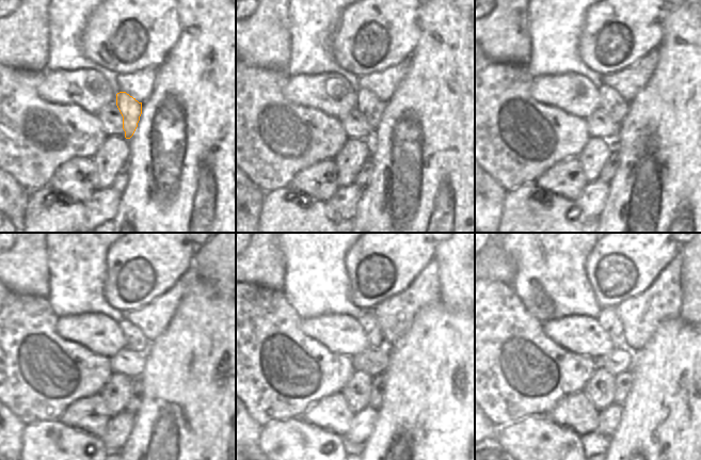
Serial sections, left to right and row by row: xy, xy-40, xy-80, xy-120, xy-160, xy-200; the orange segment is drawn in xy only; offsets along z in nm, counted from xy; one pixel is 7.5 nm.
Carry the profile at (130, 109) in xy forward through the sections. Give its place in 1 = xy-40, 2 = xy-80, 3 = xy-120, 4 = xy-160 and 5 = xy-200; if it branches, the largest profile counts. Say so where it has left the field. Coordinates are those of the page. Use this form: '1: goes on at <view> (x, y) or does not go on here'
1: goes on at xy-40 (368, 105)
2: goes on at xy-80 (611, 102)
3: goes on at xy-120 (136, 340)
4: goes on at xy-160 (367, 320)
5: goes on at xy-200 (608, 318)

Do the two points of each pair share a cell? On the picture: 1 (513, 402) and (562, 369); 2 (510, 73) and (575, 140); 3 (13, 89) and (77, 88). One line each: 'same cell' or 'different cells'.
1: same cell
2: same cell
3: different cells

